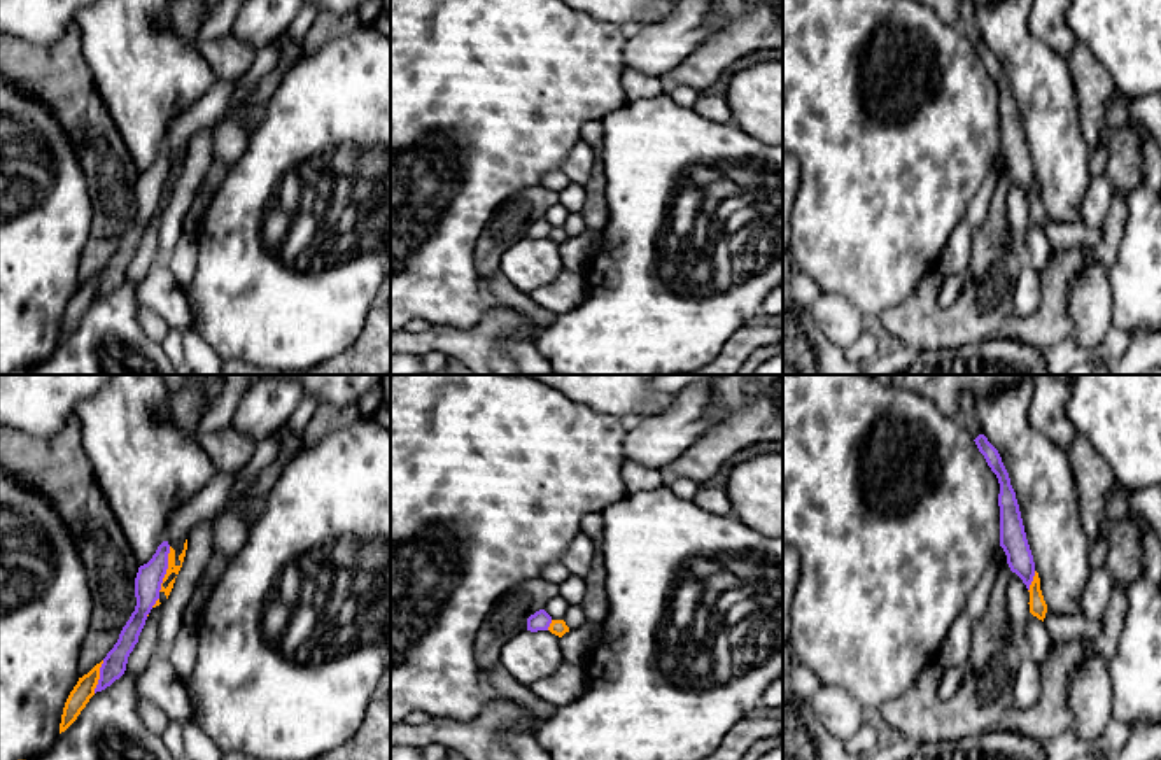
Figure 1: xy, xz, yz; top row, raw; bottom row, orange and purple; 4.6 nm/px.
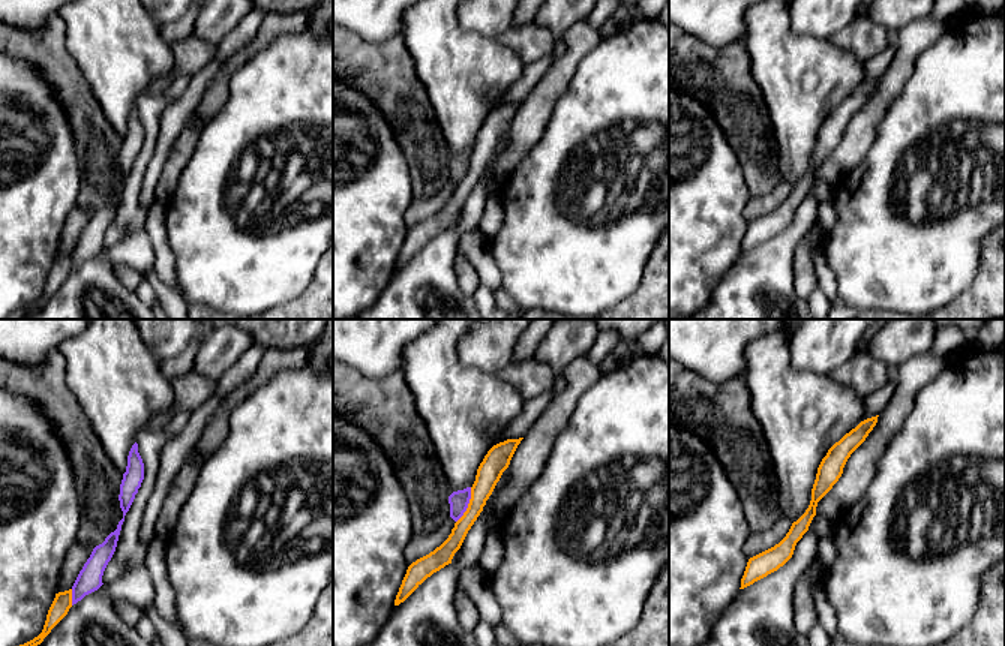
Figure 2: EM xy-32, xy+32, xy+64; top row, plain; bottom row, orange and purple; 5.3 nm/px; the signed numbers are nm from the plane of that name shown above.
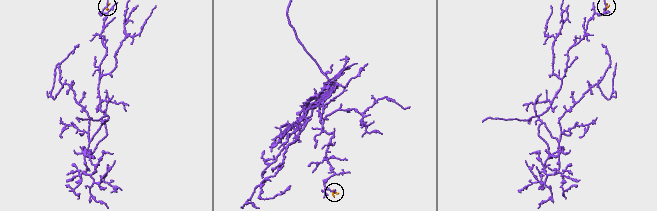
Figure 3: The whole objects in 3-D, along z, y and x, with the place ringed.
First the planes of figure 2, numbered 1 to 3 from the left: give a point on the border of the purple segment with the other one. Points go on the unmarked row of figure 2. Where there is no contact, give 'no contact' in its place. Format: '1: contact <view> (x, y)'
1: contact xy-32 (71, 261)
2: contact xy+32 (468, 170)
3: no contact

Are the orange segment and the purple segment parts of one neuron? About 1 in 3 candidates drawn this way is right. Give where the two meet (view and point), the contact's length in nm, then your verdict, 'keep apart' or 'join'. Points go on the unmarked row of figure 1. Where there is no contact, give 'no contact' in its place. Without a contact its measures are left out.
xy (167, 177) | 220 nm | keep apart

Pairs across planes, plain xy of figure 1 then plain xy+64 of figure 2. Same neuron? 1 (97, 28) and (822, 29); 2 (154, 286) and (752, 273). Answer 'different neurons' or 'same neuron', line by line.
1: different neurons
2: different neurons

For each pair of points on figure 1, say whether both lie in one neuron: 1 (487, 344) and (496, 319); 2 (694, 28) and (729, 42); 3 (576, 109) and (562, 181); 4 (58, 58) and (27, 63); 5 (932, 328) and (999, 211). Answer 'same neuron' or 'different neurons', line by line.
1: same neuron
2: different neurons
3: different neurons
4: same neuron
5: same neuron

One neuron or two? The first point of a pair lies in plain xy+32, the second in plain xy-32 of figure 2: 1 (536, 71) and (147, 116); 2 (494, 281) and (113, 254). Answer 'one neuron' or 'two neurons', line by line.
1: one neuron
2: one neuron

